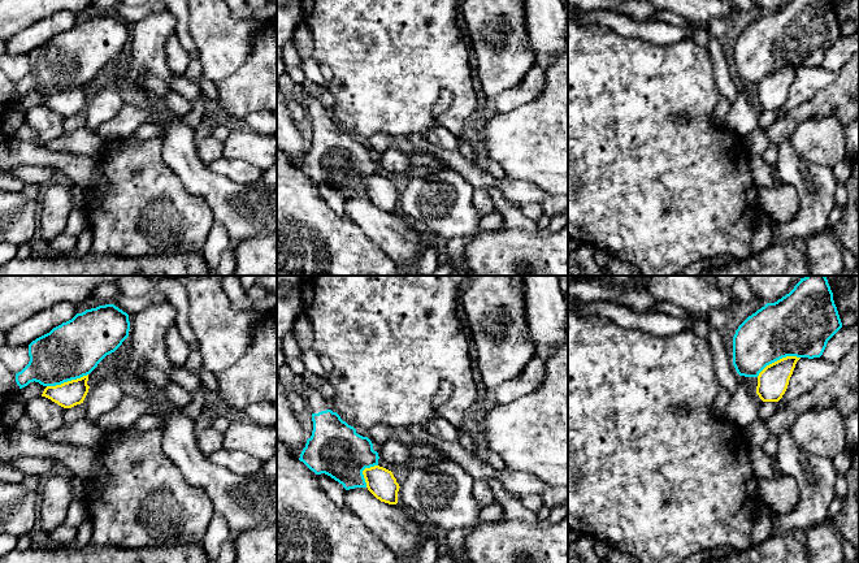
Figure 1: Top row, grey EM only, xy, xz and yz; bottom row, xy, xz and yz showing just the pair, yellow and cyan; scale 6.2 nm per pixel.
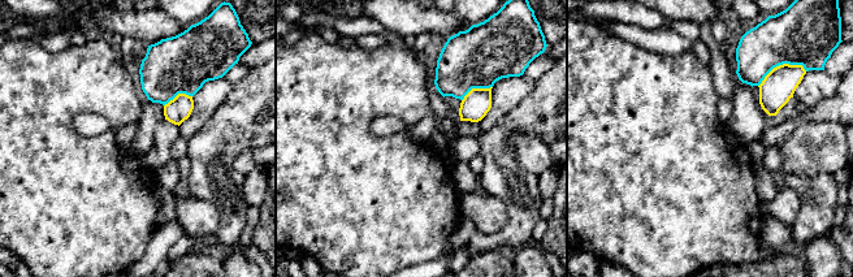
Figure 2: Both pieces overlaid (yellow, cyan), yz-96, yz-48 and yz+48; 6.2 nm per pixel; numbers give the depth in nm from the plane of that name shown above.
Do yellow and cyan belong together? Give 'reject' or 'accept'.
reject

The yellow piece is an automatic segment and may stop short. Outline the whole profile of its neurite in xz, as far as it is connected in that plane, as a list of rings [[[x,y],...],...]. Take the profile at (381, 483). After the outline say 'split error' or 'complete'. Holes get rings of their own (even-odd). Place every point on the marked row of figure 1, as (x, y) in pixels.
[[[374,465],[363,471],[368,490],[381,502],[389,504],[398,503],[399,484],[392,472]]] | complete

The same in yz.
[[[797,356],[782,358],[759,373],[756,394],[763,402],[778,402],[782,398],[799,359]]] | complete

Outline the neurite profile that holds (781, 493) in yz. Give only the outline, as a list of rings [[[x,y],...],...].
[[[777,473],[773,478],[758,478],[758,494],[763,506],[780,516],[790,514],[798,503],[799,486],[791,476]]]

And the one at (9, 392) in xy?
[[[0,363],[0,420],[10,404],[21,402],[21,389],[16,382],[16,373]]]

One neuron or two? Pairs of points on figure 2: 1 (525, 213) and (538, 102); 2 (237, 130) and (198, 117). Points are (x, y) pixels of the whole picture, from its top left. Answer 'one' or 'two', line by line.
1: one
2: two

